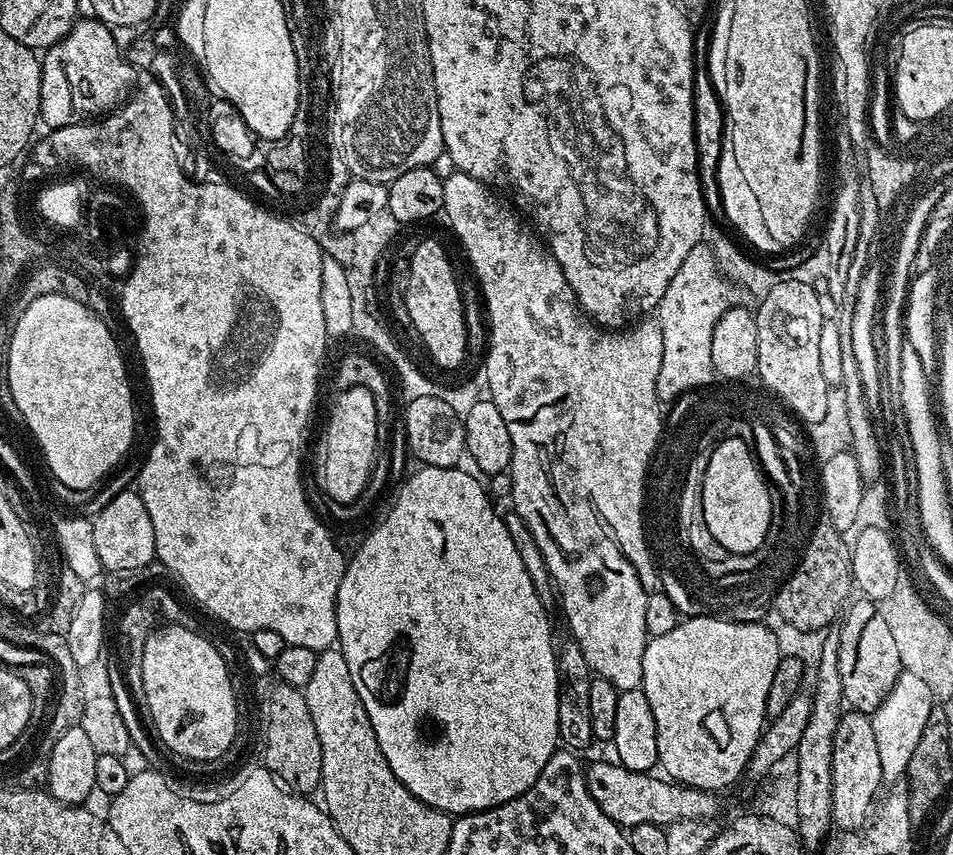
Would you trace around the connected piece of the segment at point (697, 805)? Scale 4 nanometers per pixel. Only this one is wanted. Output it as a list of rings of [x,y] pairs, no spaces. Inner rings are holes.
[[[596,760],[592,765],[587,765],[588,789],[602,814],[625,830],[638,826],[638,822],[665,826],[680,821],[703,822],[720,812],[717,793],[700,792],[697,788],[686,788],[664,778],[658,780],[654,774],[632,772],[619,762],[609,760]]]

